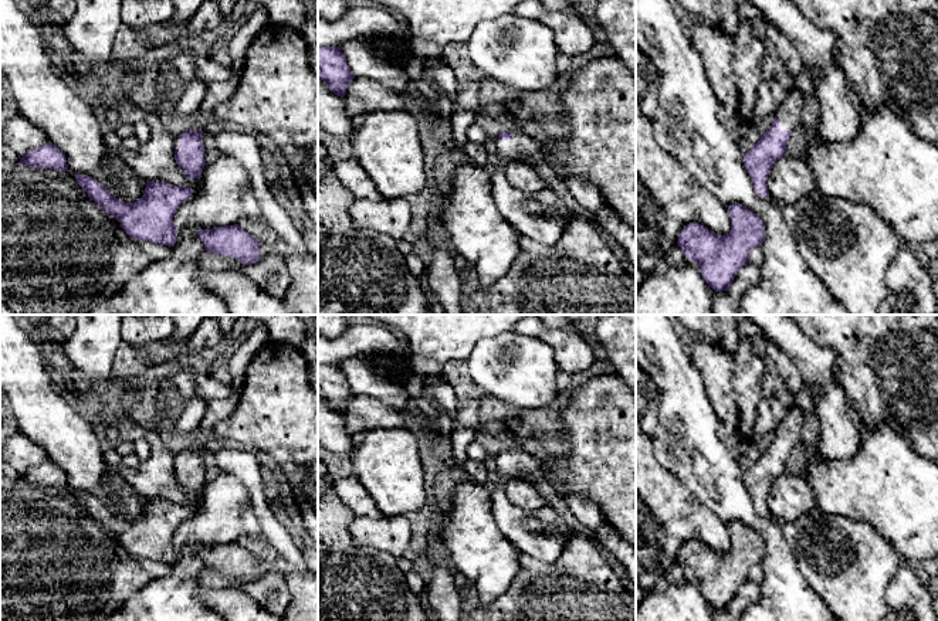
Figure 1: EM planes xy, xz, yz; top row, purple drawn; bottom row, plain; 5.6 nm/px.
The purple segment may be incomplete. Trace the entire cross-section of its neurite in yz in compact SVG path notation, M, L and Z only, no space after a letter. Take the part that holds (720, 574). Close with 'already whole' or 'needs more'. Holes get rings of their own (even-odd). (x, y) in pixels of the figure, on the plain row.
M739 520L728 523L731 549L718 553L698 540L687 542L677 563L700 584L705 600L715 608L728 608L736 590L749 580L751 567L765 556L763 539Z | already whole

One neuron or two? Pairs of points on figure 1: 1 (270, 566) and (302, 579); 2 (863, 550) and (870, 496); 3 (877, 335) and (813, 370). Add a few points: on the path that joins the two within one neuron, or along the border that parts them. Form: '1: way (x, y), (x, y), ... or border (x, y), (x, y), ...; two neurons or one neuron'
1: border (295, 567), (283, 573); two neurons
2: border (833, 515), (870, 523), (891, 545); two neurons
3: border (809, 338), (835, 352), (837, 380), (845, 390); two neurons

